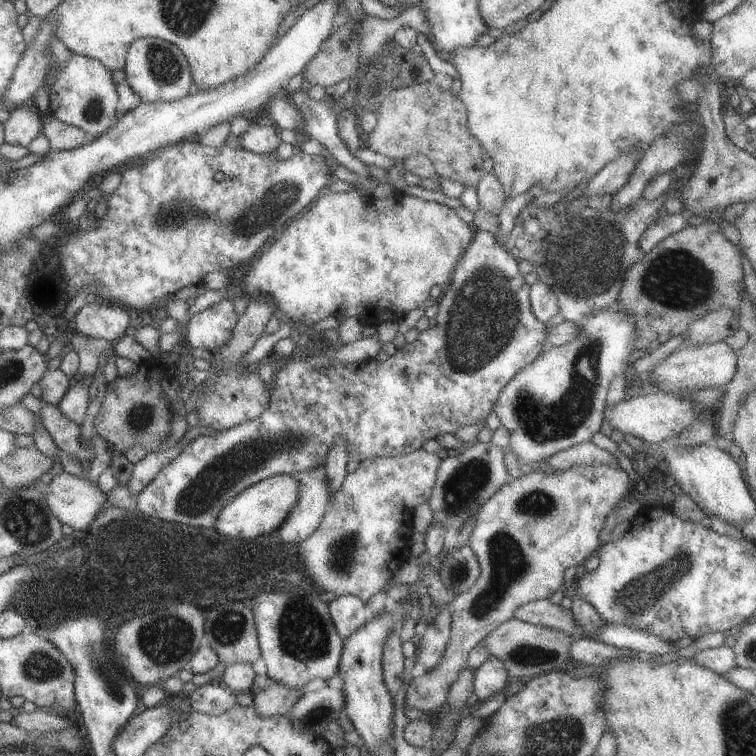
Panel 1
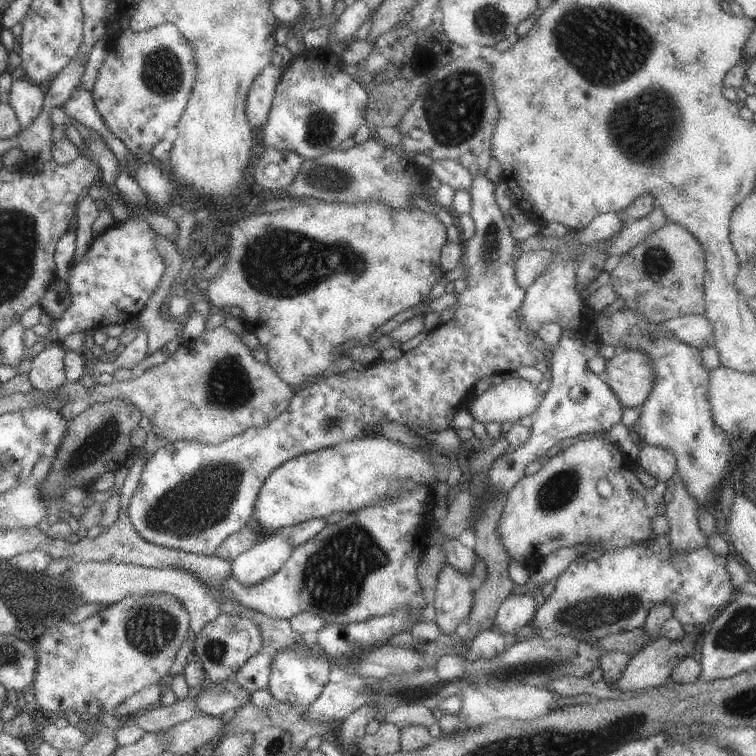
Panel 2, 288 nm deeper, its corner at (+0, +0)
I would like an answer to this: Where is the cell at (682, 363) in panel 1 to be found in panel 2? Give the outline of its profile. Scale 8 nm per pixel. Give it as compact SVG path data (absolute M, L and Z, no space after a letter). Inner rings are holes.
M623 350L613 360L607 360L603 378L621 408L643 408L647 404L647 396L651 396L659 380L653 364L651 356L639 350Z

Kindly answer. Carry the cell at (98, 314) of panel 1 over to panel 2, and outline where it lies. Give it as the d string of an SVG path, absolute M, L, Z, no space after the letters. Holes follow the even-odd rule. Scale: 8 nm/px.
M127 218L121 224L115 222L93 240L85 256L69 270L67 290L71 304L51 324L59 342L67 336L103 330L111 324L127 326L137 318L165 274L165 260L153 248L155 236L145 222Z

